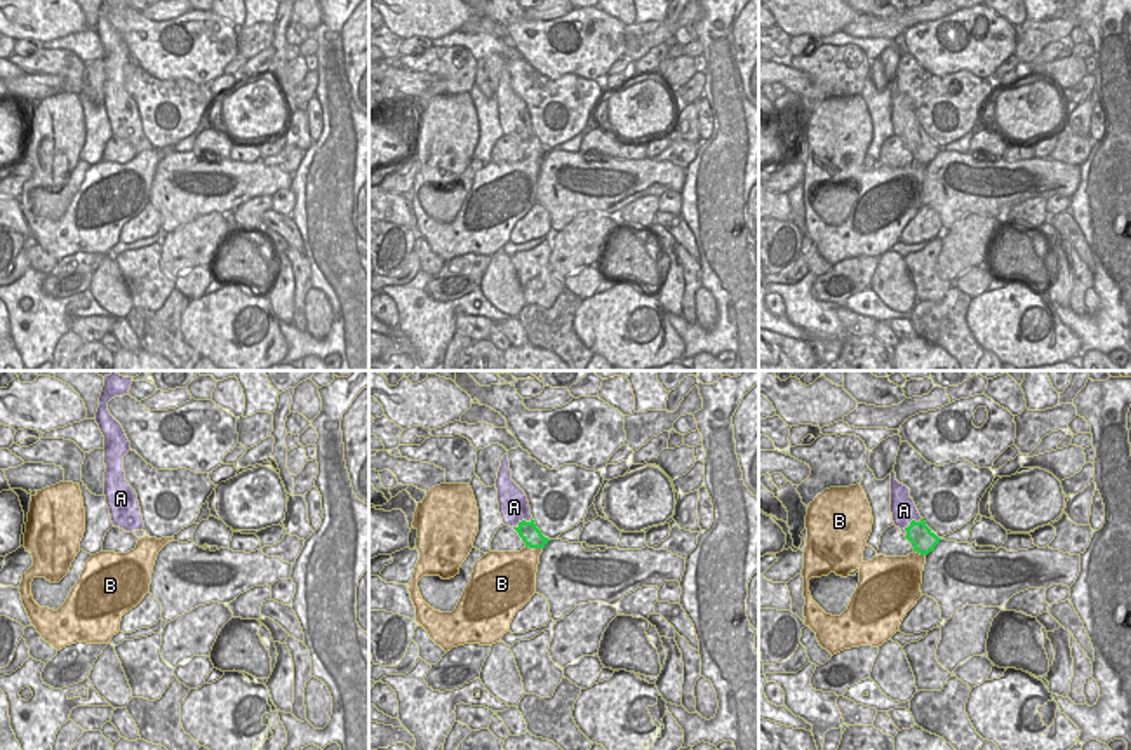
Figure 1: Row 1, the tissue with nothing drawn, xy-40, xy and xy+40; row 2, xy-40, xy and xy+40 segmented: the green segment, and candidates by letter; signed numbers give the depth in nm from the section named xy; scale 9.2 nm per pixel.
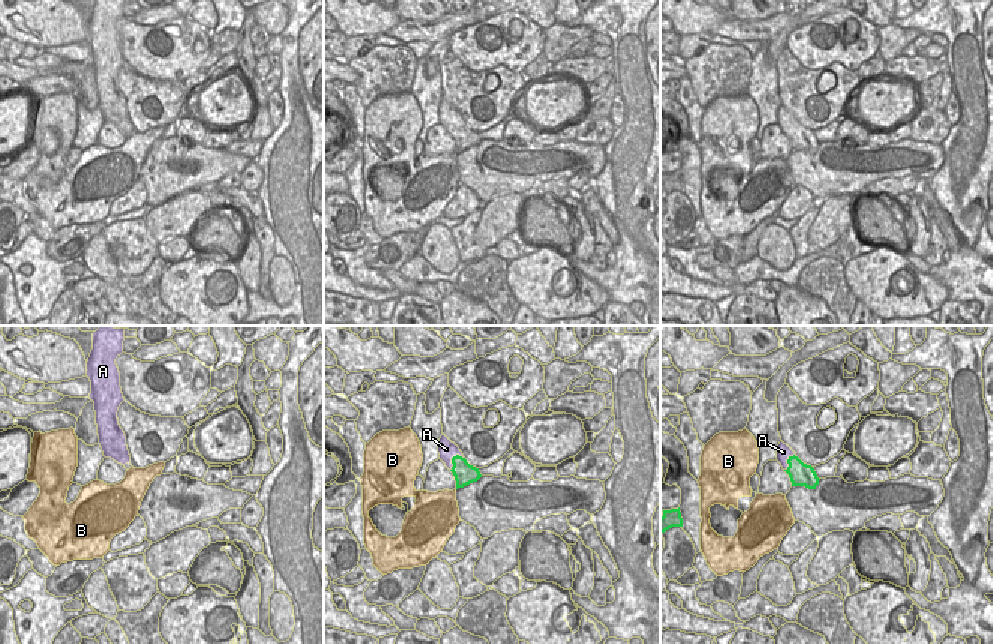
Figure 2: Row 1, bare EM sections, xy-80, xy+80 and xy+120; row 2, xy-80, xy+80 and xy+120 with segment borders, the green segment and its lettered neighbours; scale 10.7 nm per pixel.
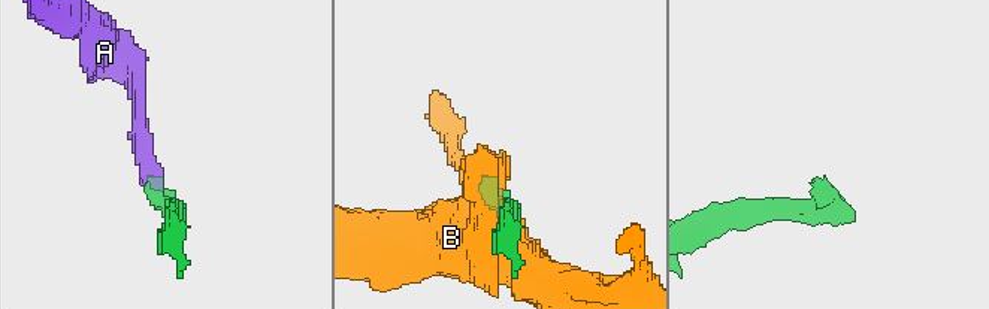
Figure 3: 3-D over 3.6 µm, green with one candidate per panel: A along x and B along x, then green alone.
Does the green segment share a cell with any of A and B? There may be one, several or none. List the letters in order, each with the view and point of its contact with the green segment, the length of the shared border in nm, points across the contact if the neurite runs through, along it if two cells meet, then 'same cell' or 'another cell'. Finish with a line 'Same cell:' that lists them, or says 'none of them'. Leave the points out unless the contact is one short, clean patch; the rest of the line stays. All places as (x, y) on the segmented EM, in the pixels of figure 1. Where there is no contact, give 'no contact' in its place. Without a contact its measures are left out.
A: contact xy+40 (910, 524); length 240 nm; border xy+40 (921, 517), (910, 522), (905, 536); another cell
B: contact xy (535, 547); length 160 nm; another cell
Same cell: none of them

